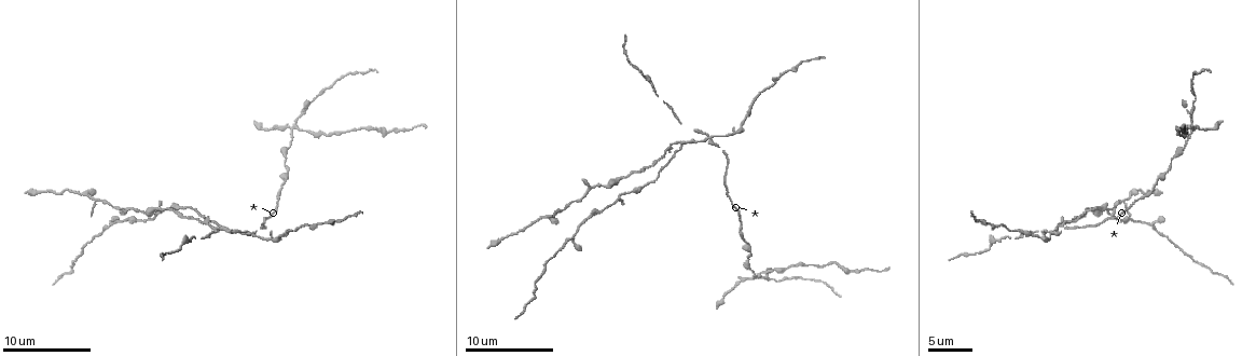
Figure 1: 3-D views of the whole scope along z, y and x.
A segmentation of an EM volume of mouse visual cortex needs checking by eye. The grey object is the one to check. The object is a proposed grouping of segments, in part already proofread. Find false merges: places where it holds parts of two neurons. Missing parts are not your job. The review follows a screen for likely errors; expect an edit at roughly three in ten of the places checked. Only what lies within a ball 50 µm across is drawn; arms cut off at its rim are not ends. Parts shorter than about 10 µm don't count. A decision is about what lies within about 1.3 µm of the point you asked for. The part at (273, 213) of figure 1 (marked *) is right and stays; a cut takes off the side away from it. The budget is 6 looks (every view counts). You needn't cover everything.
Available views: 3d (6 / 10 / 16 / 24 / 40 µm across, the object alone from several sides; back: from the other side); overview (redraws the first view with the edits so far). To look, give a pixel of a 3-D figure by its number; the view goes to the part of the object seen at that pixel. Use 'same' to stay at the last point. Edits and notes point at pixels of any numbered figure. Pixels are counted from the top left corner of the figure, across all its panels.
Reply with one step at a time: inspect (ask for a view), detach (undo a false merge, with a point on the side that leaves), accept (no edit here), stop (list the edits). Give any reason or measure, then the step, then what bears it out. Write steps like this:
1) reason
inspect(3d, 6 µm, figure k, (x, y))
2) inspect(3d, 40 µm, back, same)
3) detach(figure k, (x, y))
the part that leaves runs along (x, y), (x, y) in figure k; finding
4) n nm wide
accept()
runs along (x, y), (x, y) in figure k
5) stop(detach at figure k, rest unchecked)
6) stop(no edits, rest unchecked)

four-way junction
inspect(3d, 10 µm, figure 1, (712, 138))

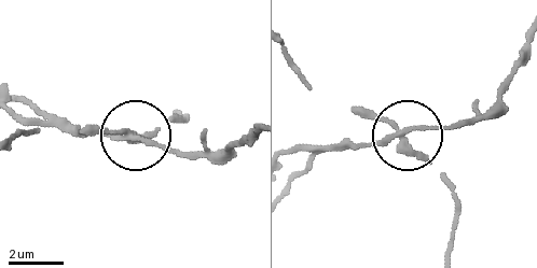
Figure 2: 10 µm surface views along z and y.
inspect(3d, 6 µm, figure 2, (131, 139))

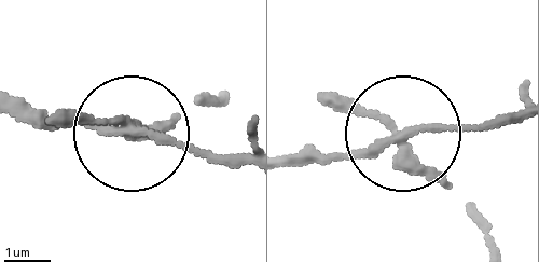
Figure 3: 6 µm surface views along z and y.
4 arms
detach(figure 3, (196, 150))
two neurons meet here

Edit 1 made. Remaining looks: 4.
see it whole again
inspect(overview)

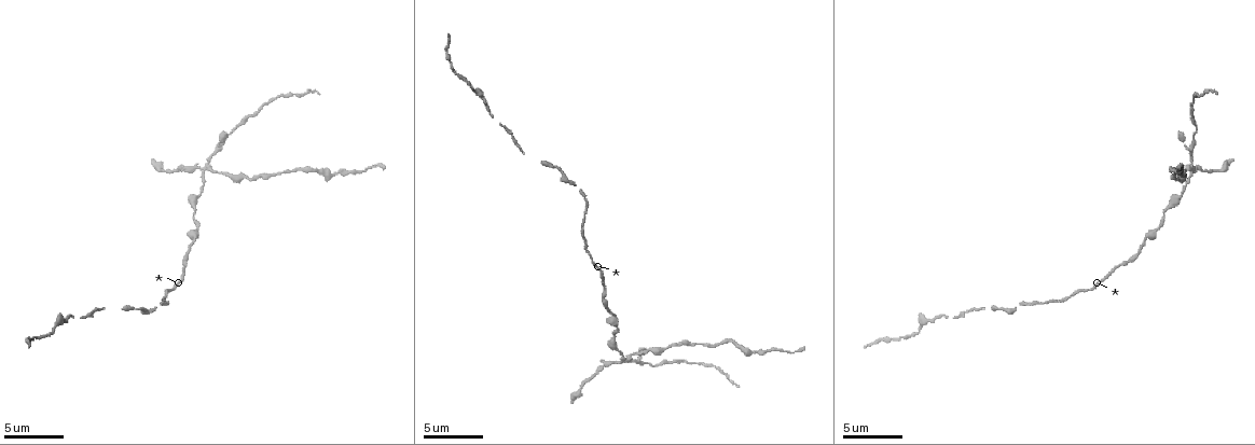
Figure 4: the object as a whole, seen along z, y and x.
four arms meet
inspect(3d, 10 µm, figure 4, (208, 170))

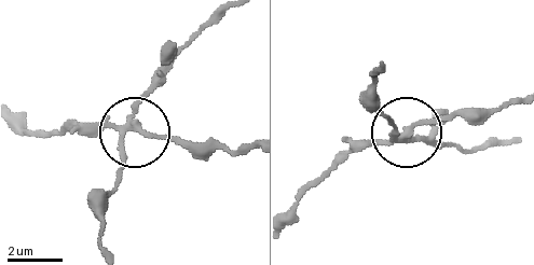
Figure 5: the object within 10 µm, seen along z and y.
inspect(3d, 6 µm, figure 5, (137, 128))

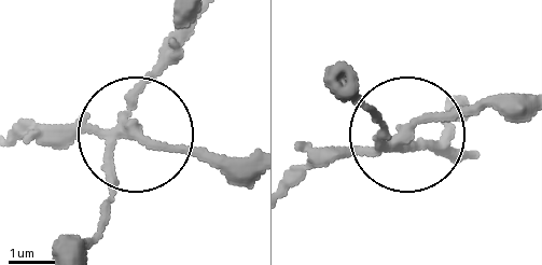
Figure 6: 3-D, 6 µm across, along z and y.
200 nm wide
detach(figure 6, (49, 142))
the part that leaves runs along (120, 128), (162, 151), (242, 163) in figure 6; a second neuron is stuck on

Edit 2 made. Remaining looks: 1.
inspect(3d, 10 µm, figure 4, (1162, 219))

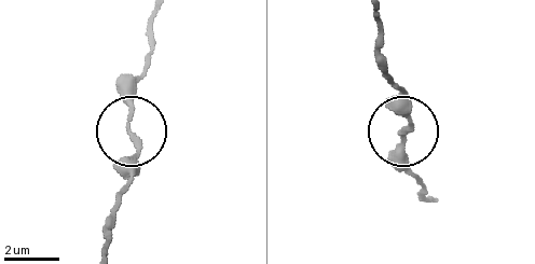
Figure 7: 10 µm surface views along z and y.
accept()
runs along (376, 17), (376, 52), (409, 120), (398, 136), (398, 168) in figure 7; all the same neuron

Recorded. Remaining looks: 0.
stop(detach at figure 3, detach at figure 6, rest unchecked)

